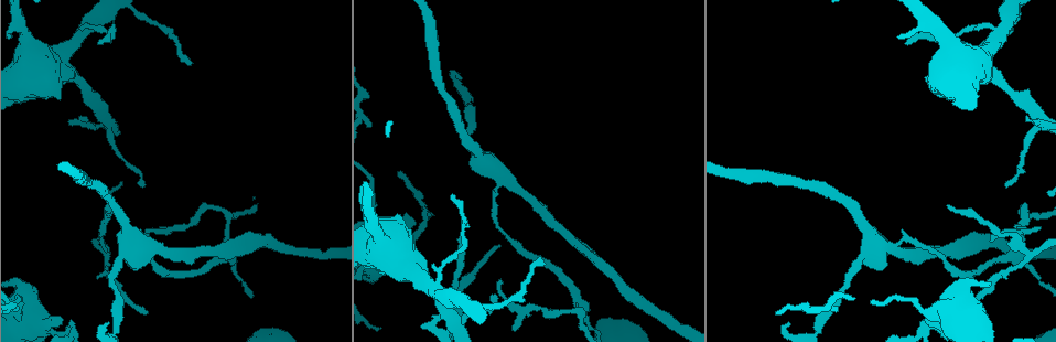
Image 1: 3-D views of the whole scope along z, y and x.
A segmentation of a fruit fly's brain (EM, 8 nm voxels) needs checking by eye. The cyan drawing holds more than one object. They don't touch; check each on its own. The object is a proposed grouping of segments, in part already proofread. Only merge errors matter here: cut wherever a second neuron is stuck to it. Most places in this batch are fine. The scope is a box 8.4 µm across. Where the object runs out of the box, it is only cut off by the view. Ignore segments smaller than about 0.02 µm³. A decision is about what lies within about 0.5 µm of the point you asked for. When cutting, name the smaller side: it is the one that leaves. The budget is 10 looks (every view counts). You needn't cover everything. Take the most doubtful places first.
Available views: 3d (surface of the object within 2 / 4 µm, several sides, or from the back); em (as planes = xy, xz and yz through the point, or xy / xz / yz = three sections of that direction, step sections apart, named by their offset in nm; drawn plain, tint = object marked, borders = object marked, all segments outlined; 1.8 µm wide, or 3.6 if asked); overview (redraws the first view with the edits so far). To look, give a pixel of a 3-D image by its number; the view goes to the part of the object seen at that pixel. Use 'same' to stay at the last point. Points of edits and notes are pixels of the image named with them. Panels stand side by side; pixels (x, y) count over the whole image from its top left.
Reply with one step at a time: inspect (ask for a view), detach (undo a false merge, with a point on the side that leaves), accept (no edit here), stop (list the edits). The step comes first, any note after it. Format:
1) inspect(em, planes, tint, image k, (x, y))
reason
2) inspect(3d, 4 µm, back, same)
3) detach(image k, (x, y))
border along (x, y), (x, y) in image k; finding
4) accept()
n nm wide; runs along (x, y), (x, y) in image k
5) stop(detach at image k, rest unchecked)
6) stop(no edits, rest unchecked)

inspect(3d, 2 µm, back, image 1, (107, 256))

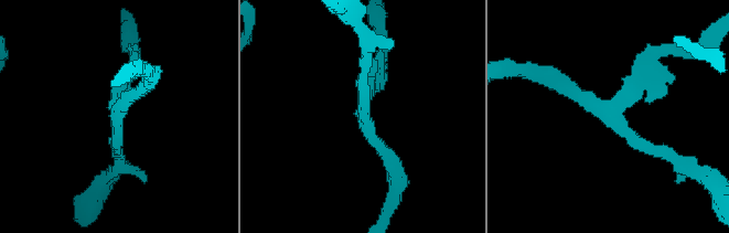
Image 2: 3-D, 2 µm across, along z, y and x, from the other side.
inspect(em, xy, step 8, tint, image 2, (617, 113))
3 arms

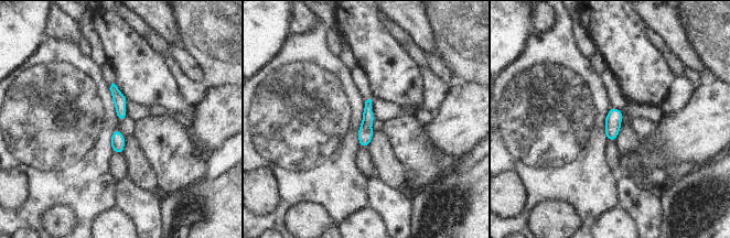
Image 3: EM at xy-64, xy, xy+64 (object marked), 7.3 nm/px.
inspect(em, planes, borders, same)
cut it another way

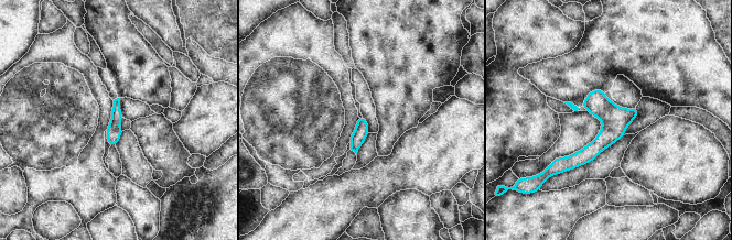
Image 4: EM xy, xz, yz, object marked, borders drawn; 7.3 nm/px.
accept()
runs along (635, 111), (589, 153), (558, 164) in image 4; continuous, no second neuron

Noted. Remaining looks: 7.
inspect(3d, 4 µm, image 1, (27, 303))
thick turns thin

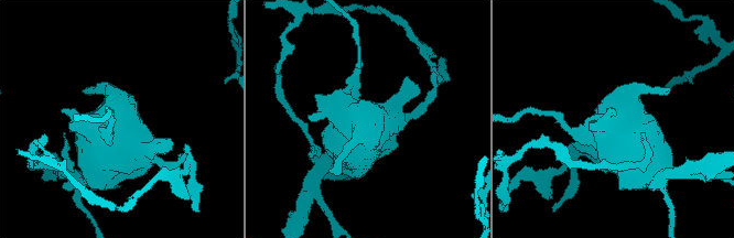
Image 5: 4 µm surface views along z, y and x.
inspect(em, 3.6 µm, xy, step 4, tint, image 5, (624, 119))

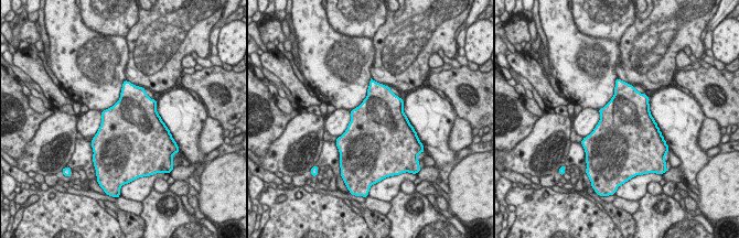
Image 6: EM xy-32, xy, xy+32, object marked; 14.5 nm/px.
inspect(em, 3.6 µm, planes, tint, same)
cut it another way

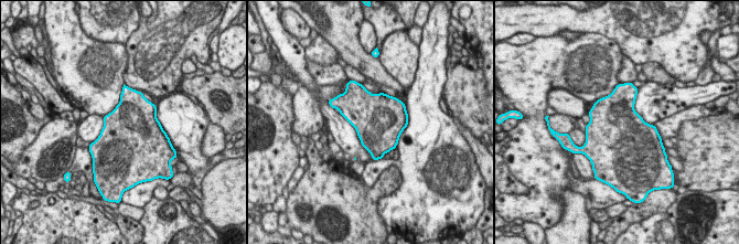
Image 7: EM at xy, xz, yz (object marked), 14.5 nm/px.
accept()
one neuron here

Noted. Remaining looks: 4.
inspect(em, planes, tint, image 1, (226, 213))
sharp bend

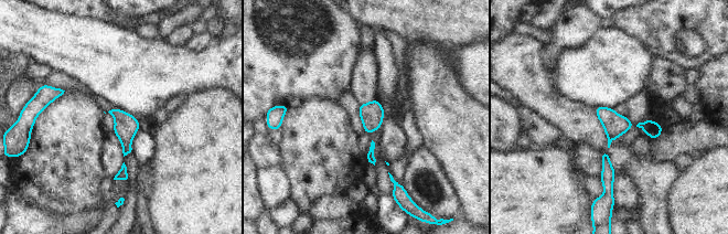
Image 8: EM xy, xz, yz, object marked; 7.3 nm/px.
accept()
all the same neuron

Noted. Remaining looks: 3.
inspect(3d, 4 µm, back, image 1, (80, 35))
side arm on a straight run

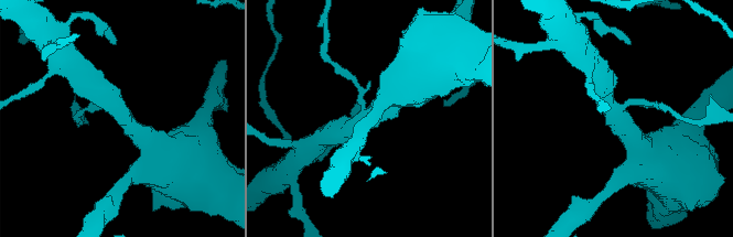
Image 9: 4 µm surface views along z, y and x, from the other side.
inspect(em, planes, tint, image 9, (615, 113))
3 arms; now the EM

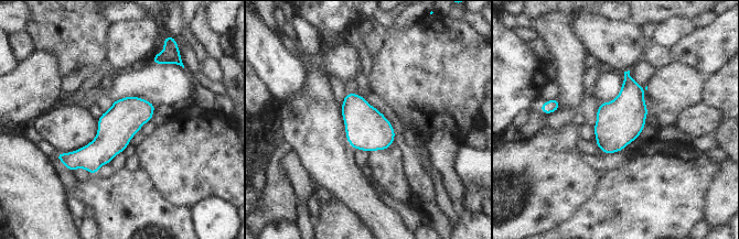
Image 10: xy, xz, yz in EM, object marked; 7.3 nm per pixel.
accept()
280 nm wide; all the same neuron

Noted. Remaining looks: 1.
stop(no edits, rest unchecked)

